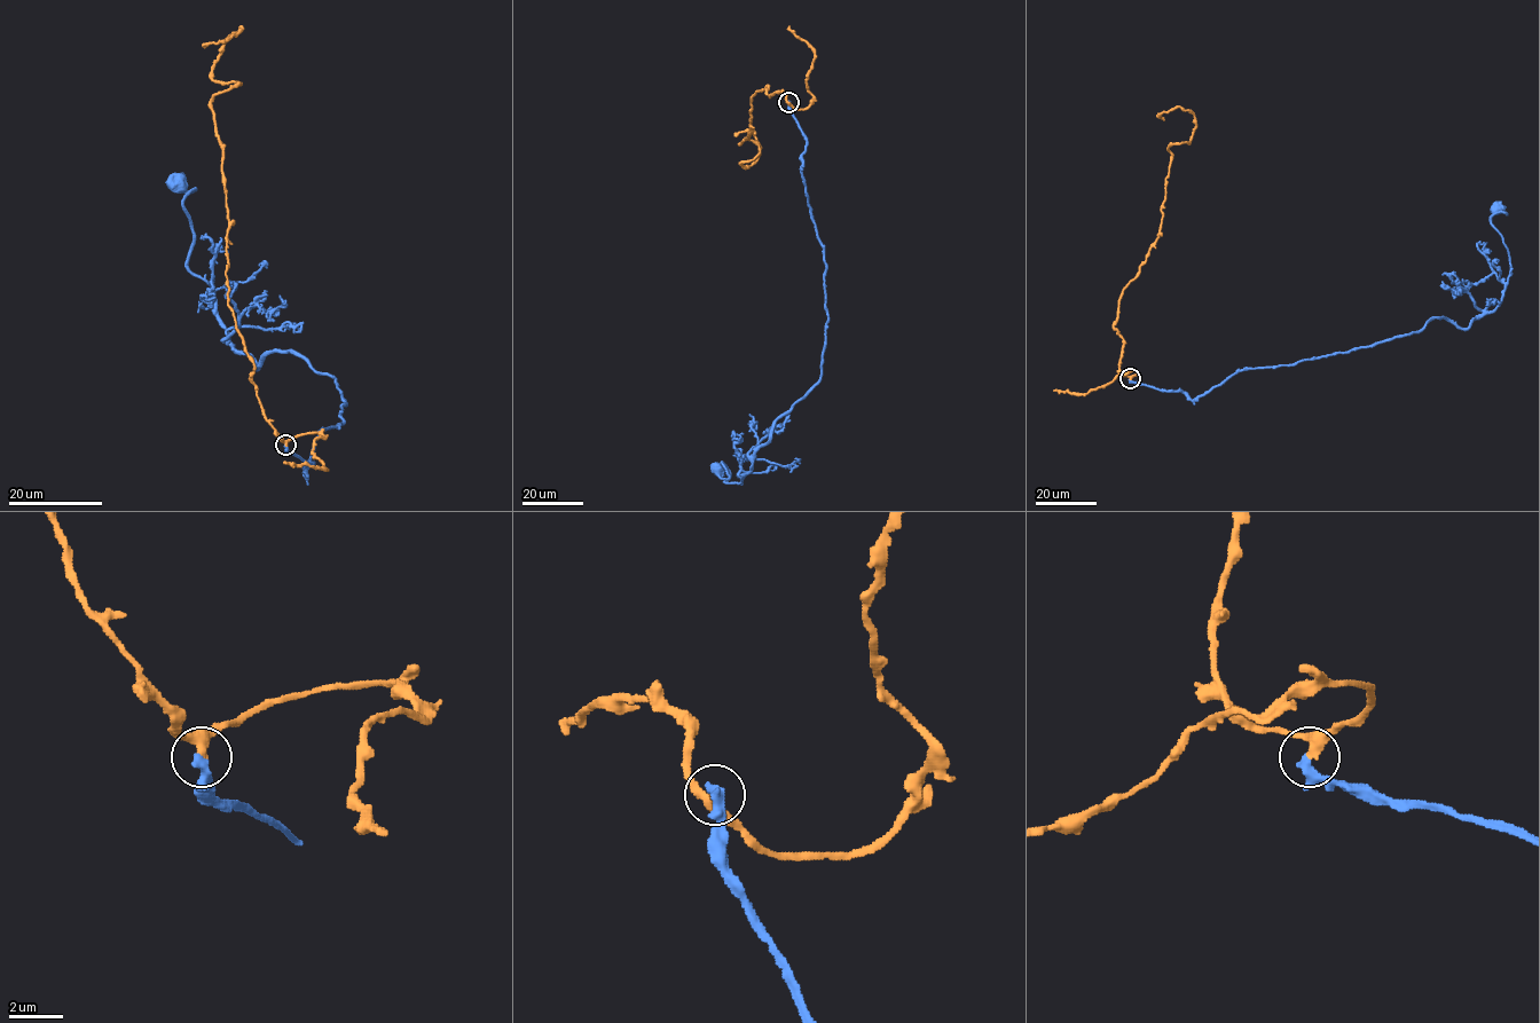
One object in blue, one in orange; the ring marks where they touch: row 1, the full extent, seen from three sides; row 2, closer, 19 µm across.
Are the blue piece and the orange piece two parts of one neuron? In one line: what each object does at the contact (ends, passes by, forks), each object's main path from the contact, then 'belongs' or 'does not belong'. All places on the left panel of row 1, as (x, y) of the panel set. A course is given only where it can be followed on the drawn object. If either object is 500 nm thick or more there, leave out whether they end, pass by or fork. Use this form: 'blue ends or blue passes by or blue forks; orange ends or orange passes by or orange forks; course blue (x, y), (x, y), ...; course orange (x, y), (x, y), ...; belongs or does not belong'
blue ends; orange passes by; course blue (287, 446), (306, 477), (346, 404), (292, 352), (258, 368), (233, 347), (187, 265), (195, 189), (178, 185); course orange (287, 446), (257, 396), (227, 304), (211, 99), (241, 84), (214, 81), (212, 65), (242, 29), (202, 46); belongs

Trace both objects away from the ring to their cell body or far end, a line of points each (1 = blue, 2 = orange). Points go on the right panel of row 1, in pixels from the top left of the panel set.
1: (1130, 379), (1195, 400), (1240, 370), (1373, 346), (1434, 317), (1467, 329), (1511, 274), (1498, 209)
2: (1130, 379), (1120, 369), (1118, 303), (1159, 236), (1168, 149), (1189, 142), (1196, 124), (1179, 107), (1163, 119)

